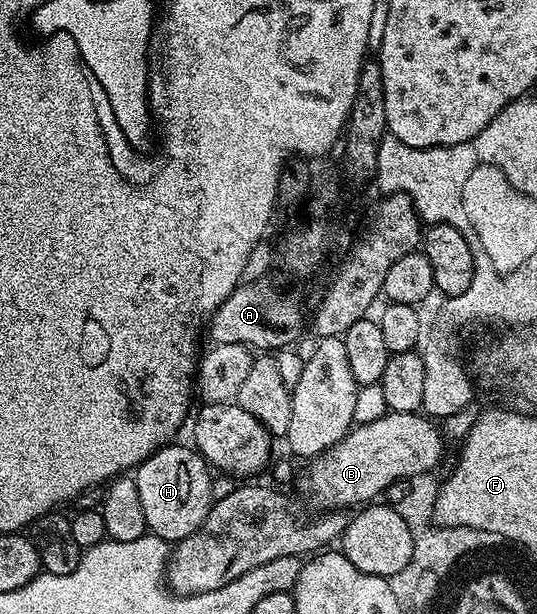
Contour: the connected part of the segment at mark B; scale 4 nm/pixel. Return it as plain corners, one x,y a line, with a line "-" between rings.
388,411
377,421
352,426
346,437
328,451
321,452
306,464
307,476
303,491
311,498
315,509
355,509
370,504
384,494
389,485
398,479
412,479
415,474
434,472
443,459
443,439
426,414
419,411

